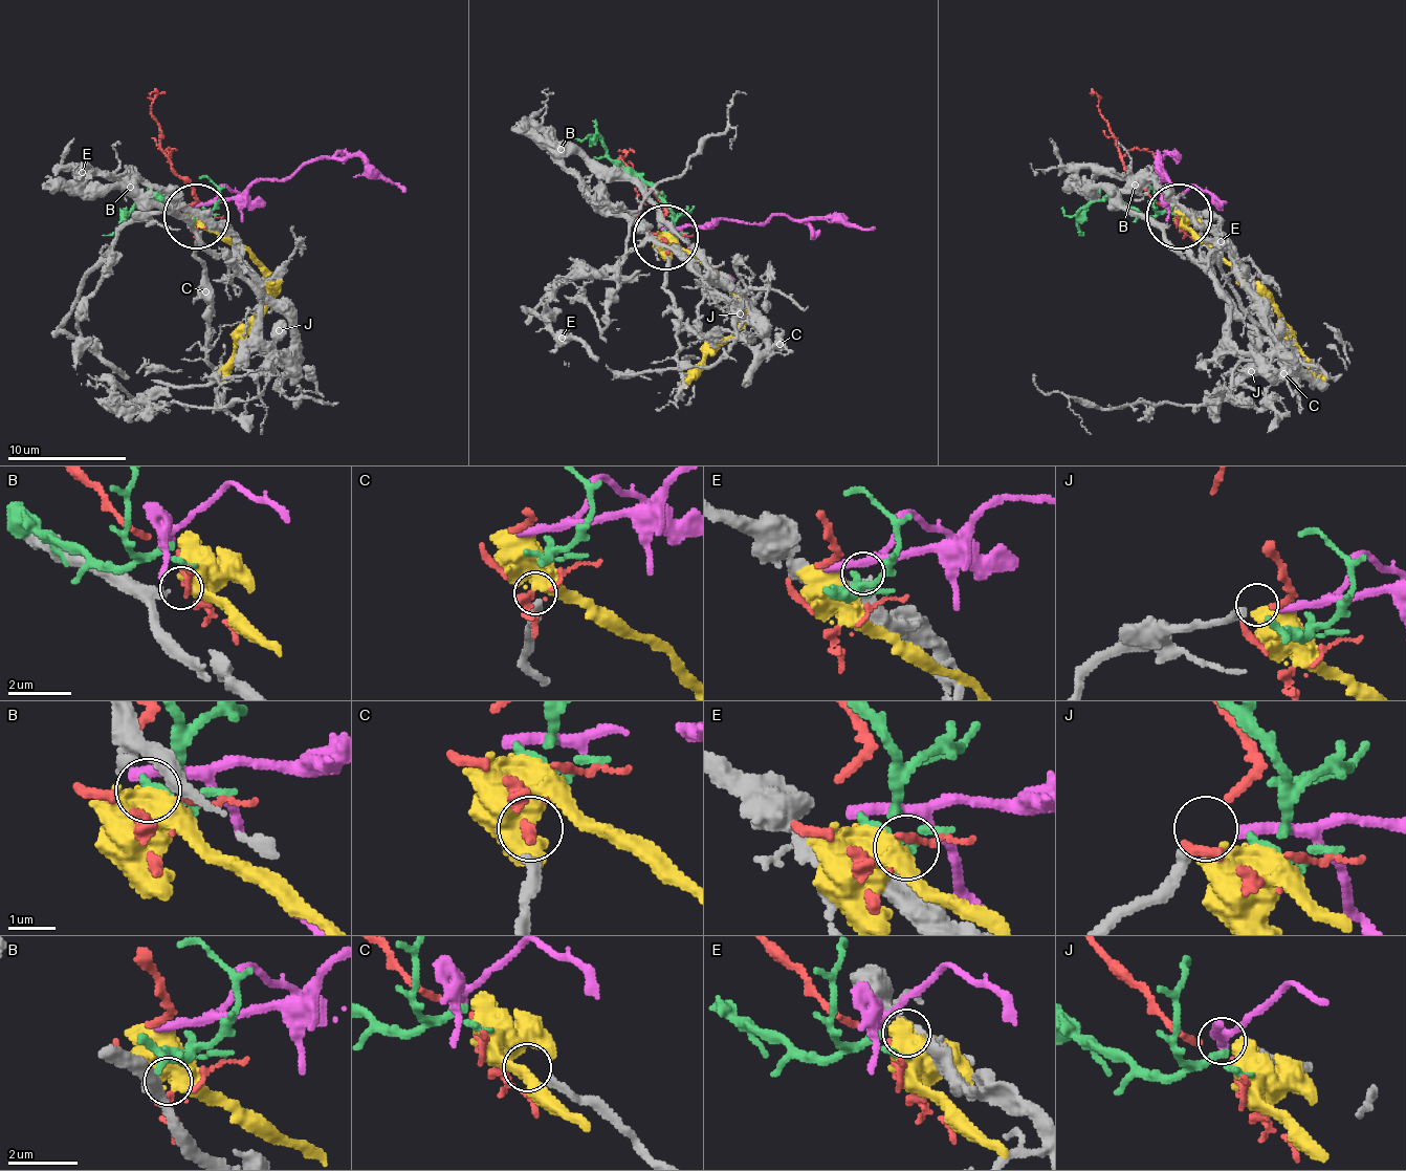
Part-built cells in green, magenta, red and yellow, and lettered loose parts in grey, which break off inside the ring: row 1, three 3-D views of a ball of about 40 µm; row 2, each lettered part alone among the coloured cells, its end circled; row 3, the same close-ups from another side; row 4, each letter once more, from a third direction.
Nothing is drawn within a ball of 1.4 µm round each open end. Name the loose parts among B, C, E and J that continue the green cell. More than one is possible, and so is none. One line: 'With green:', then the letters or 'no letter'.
With green: E

